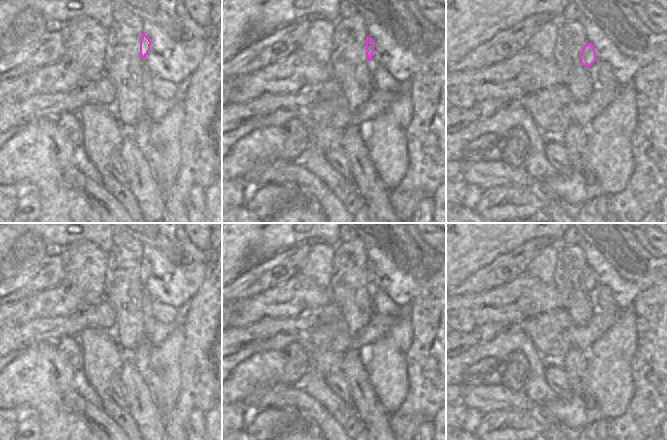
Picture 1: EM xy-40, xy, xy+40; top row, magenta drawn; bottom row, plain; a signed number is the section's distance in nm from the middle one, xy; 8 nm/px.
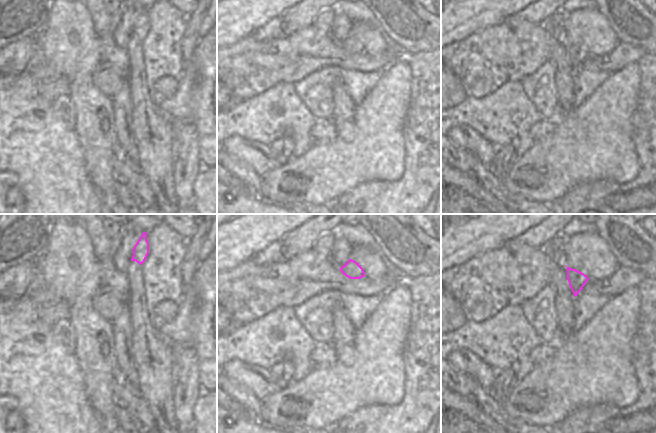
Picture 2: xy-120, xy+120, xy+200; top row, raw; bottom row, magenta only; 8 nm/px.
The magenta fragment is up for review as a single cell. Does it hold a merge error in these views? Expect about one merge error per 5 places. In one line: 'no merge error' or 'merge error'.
no merge error

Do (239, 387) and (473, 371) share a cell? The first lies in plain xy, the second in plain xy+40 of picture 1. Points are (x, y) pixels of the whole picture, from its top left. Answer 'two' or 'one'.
one

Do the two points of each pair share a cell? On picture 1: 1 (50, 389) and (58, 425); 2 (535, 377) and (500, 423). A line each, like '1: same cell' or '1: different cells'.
1: same cell
2: different cells

